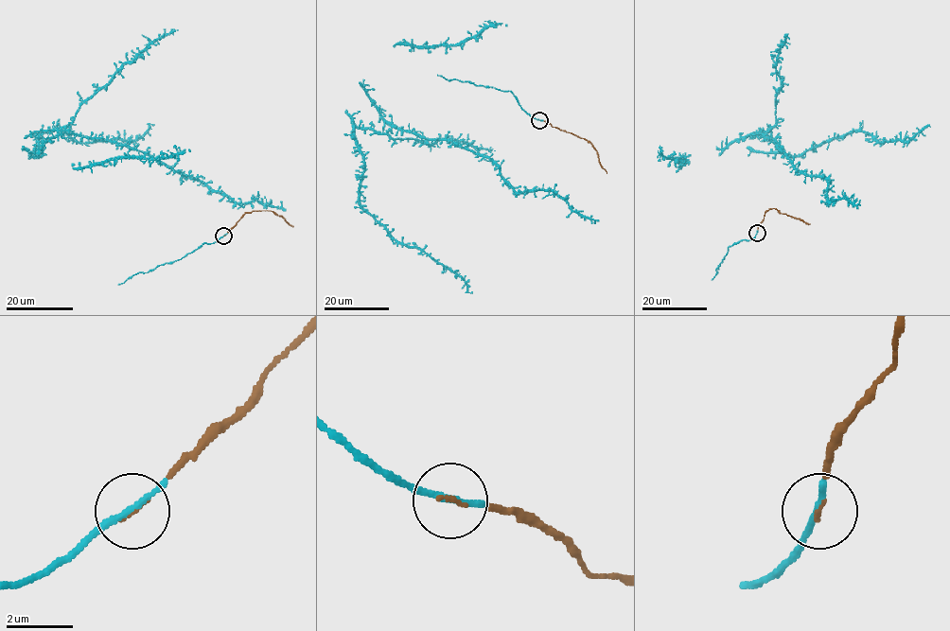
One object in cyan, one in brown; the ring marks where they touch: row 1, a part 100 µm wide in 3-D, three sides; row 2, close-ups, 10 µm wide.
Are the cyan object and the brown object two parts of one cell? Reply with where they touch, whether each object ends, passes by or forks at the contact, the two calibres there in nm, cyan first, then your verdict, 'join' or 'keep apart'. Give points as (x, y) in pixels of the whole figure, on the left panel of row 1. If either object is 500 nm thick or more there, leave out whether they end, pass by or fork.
at (223, 236); cyan passes by; brown ends there; 170 nm thick on the cyan side, 70 nm on the other; join

